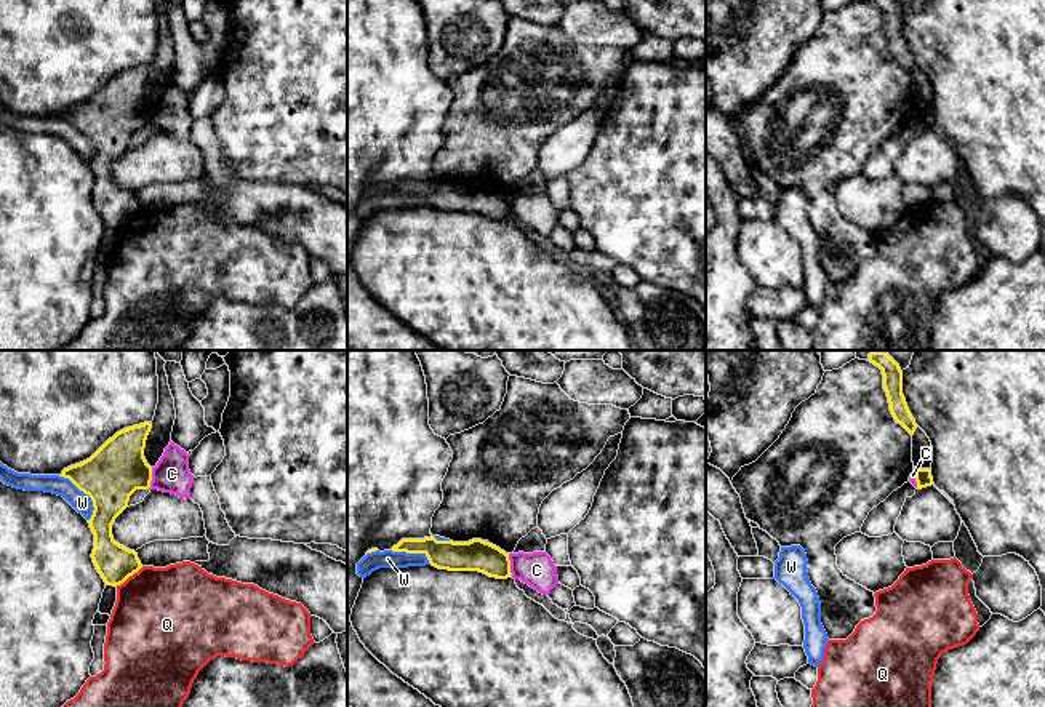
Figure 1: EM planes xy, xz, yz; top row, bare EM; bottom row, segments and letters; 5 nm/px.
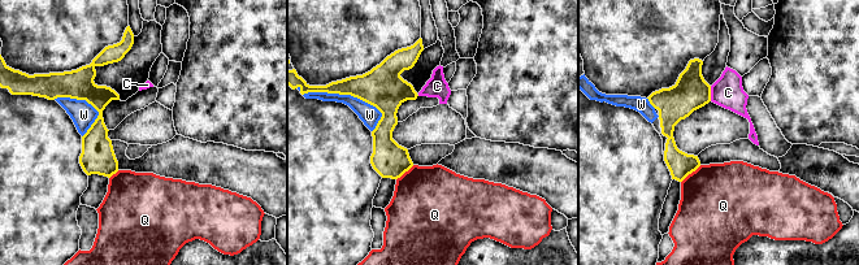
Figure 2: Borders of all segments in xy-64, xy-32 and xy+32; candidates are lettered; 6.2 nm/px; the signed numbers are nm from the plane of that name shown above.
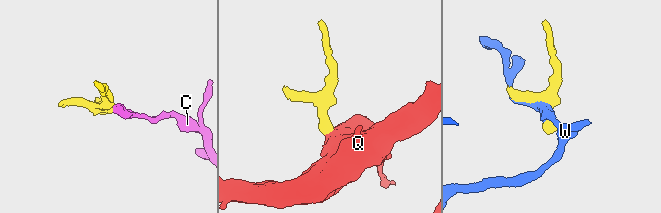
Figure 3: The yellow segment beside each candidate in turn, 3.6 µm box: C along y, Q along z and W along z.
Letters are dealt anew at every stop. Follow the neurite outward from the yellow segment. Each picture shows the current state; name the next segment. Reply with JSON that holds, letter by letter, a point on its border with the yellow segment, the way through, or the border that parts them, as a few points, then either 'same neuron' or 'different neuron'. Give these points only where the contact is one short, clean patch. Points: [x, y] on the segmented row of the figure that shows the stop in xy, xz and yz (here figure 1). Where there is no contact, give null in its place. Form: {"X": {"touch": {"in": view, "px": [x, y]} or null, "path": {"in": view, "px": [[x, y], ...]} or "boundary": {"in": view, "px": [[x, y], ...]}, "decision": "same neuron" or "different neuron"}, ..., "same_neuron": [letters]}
{"C": {"touch": {"in": "xz", "px": [509, 565]}, "boundary": {"in": "xz", "px": [[508, 554], [512, 576]]}, "decision": "different neuron"}, "Q": {"touch": {"in": "xy", "px": [128, 576]}, "boundary": {"in": "xy", "px": [[143, 567], [116, 586]]}, "decision": "different neuron"}, "W": {"touch": {"in": "xy", "px": [85, 493]}, "decision": "different neuron"}, "same_neuron": []}

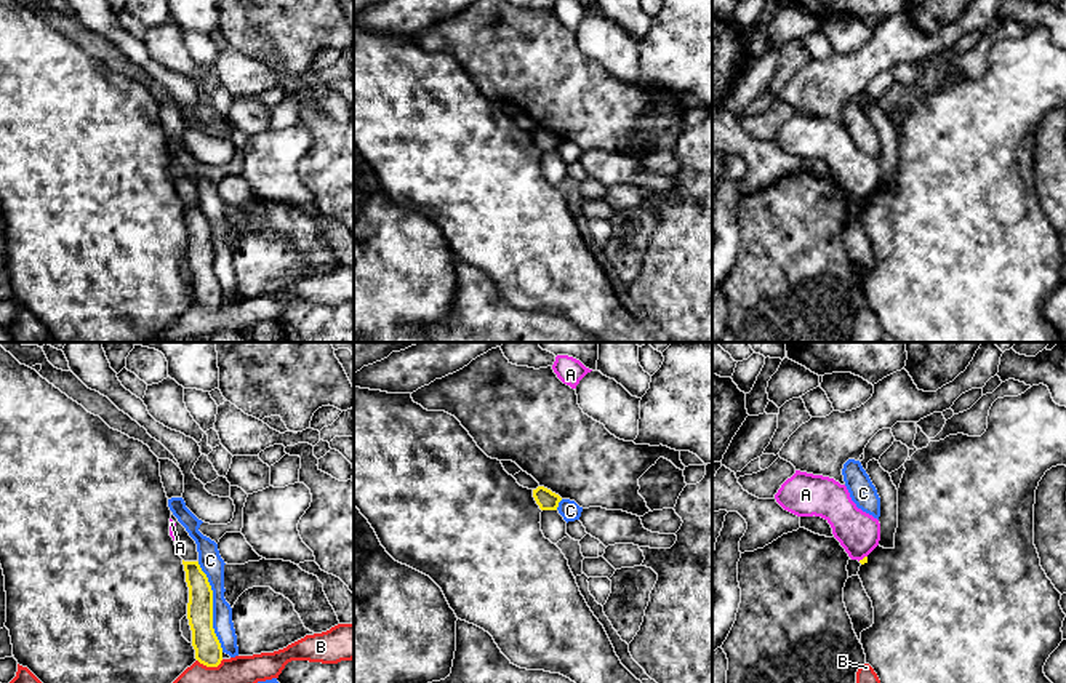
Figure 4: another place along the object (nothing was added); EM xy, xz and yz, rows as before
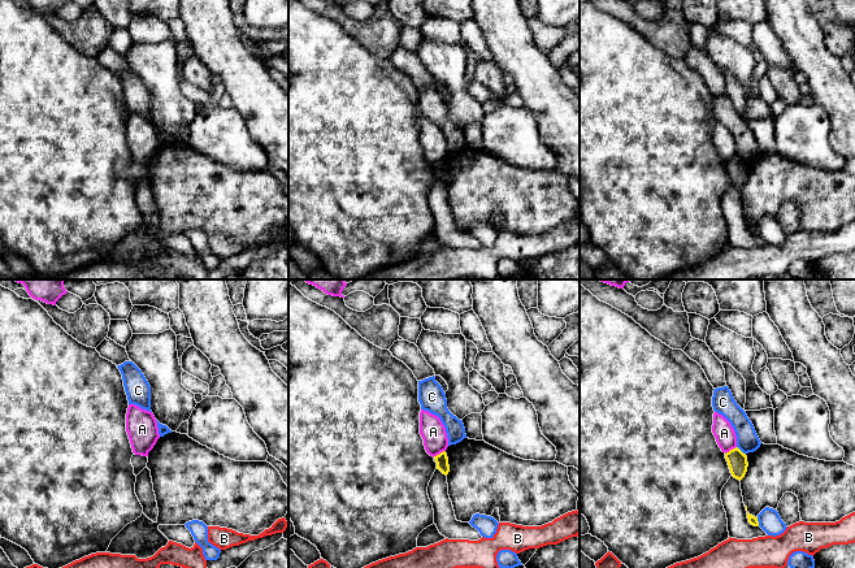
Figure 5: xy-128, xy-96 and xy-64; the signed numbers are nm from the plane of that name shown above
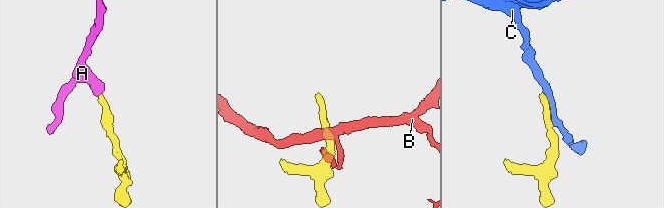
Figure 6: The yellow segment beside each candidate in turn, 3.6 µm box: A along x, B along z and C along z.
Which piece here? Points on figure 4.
{"A": {"touch": {"in": "yz", "px": [863, 559]}, "boundary": {"in": "yz", "px": [[866, 555], [858, 560]]}, "decision": "different neuron"}, "B": {"touch": {"in": "xy", "px": [210, 666]}, "boundary": {"in": "xy", "px": [[197, 659], [207, 666], [216, 666], [223, 659]]}, "decision": "different neuron"}, "C": {"touch": {"in": "xy", "px": [212, 607]}, "decision": "different neuron"}, "same_neuron": []}

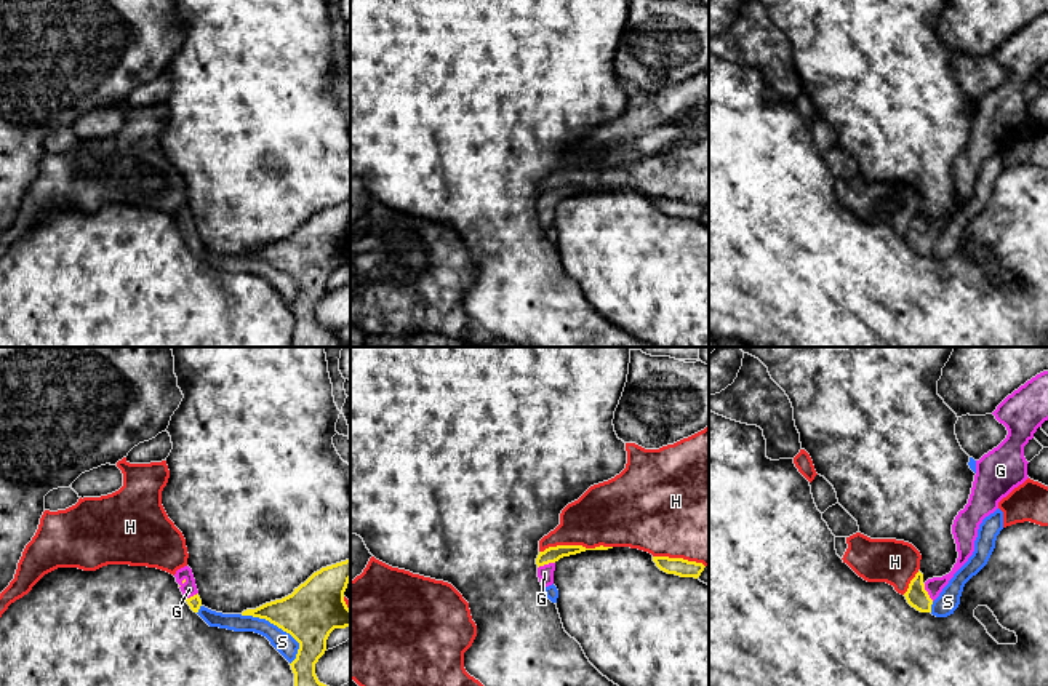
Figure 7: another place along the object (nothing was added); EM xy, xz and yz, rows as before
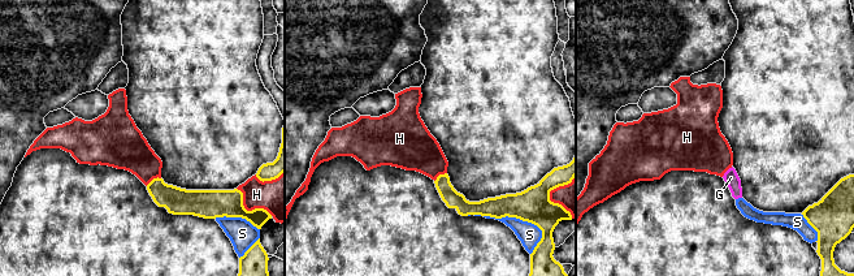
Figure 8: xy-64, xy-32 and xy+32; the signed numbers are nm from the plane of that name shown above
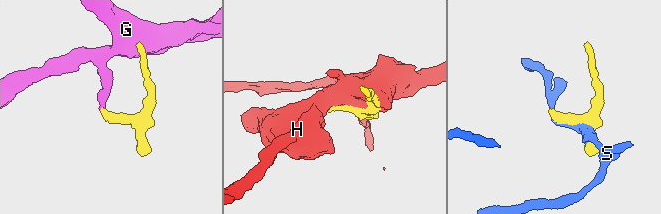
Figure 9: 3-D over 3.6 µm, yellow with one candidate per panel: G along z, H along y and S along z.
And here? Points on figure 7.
{"G": {"touch": {"in": "xz", "px": [546, 563]}, "path": {"in": "xz", "px": [[552, 554], [546, 563], [544, 573]]}, "decision": "same neuron"}, "H": {"touch": {"in": "xz", "px": [575, 546]}, "decision": "different neuron"}, "S": {"touch": {"in": "xy", "px": [277, 626]}, "decision": "different neuron"}, "same_neuron": ["G"]}

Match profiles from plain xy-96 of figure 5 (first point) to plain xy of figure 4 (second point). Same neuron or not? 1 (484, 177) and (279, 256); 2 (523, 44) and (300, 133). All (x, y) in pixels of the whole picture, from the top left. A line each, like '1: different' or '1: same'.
1: different
2: different

